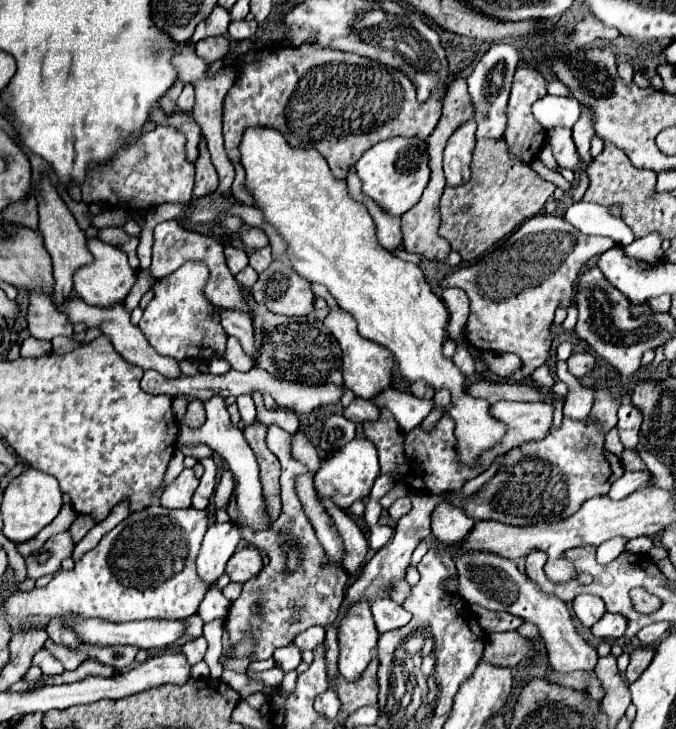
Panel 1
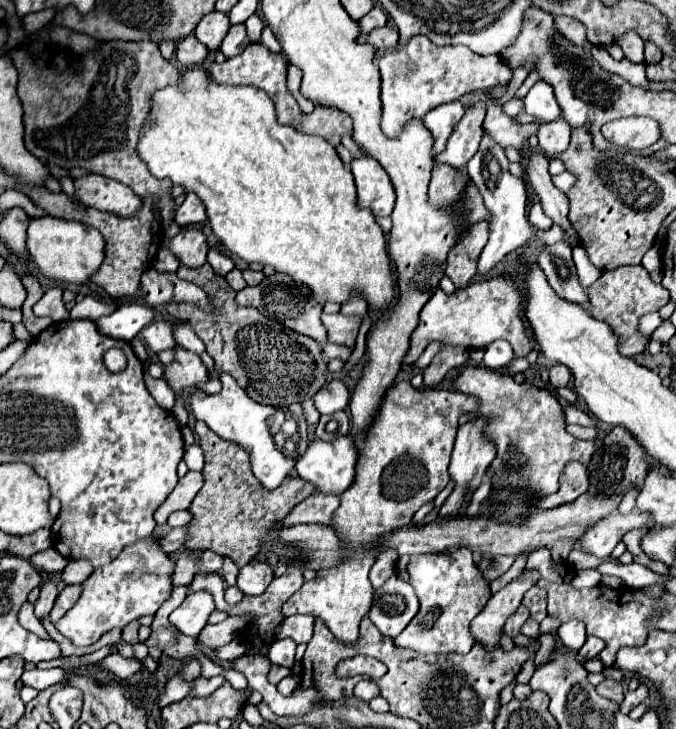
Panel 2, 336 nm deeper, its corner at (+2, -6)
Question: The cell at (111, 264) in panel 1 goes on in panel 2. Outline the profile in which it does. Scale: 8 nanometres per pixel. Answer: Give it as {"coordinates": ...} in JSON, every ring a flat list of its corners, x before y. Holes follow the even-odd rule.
{"coordinates":[[40,217,40,219,30,219,26,245,32,261,38,265,44,277,56,283,82,285,82,283,88,283,90,277,100,269,100,263,104,261,106,243,100,231,94,227,82,225,76,221,56,219,56,217]]}

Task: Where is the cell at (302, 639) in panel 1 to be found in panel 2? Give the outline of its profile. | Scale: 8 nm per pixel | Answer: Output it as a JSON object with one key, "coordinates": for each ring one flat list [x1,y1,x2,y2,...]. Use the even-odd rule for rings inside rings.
{"coordinates":[[292,615,284,619,278,639,290,637,296,643,308,643,312,639,312,631,314,631,314,619,310,615]]}

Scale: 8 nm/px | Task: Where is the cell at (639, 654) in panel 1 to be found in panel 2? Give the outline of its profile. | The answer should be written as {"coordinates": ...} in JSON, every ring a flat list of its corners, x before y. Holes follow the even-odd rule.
{"coordinates":[[640,683,636,691,628,691,626,693,626,697,624,697,622,705,620,705,620,711,622,713,628,713,632,707,636,707,638,703,642,703,646,697,648,697,648,687,644,683]]}

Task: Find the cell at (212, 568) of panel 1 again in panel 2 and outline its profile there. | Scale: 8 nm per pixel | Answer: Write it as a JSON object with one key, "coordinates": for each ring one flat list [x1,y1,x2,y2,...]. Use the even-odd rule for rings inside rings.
{"coordinates":[[194,591,186,595,182,605,170,613,170,623,180,633,196,637,214,609,214,599,208,591]]}

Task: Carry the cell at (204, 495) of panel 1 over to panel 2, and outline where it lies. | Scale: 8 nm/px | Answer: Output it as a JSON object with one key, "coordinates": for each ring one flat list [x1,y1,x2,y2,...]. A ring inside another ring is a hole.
{"coordinates":[[186,509,186,511,174,511,170,517,168,517,168,525,170,527,180,527,180,525,188,525,192,521,192,513]]}

